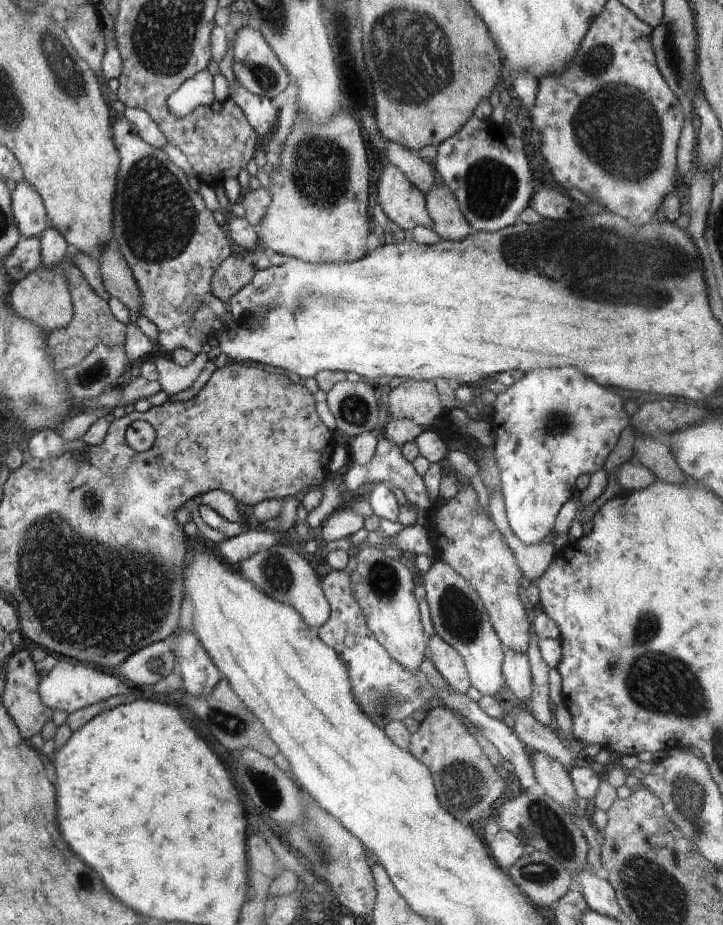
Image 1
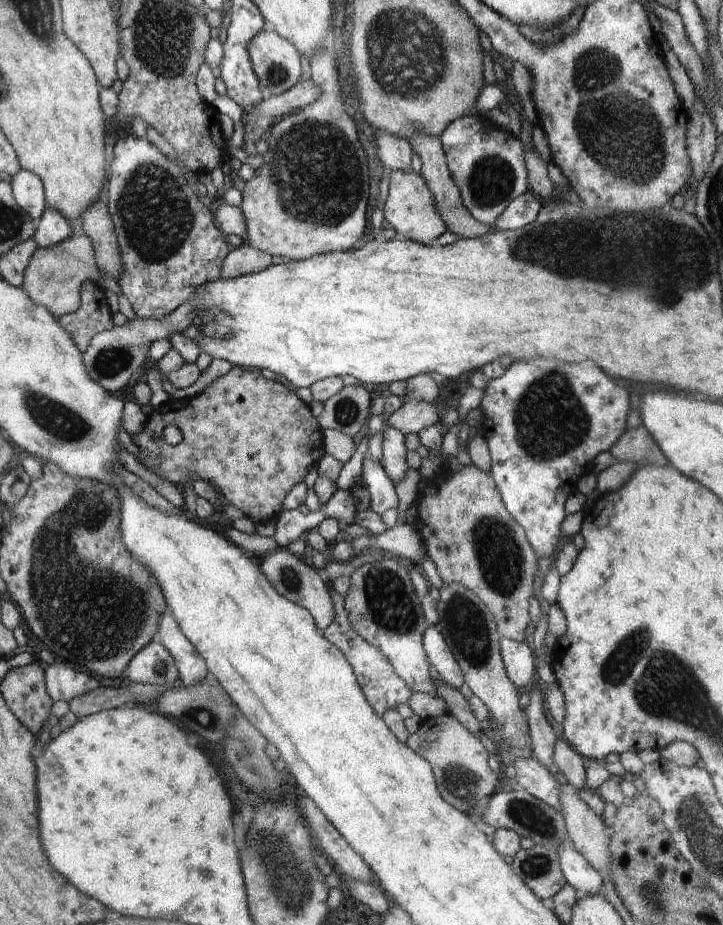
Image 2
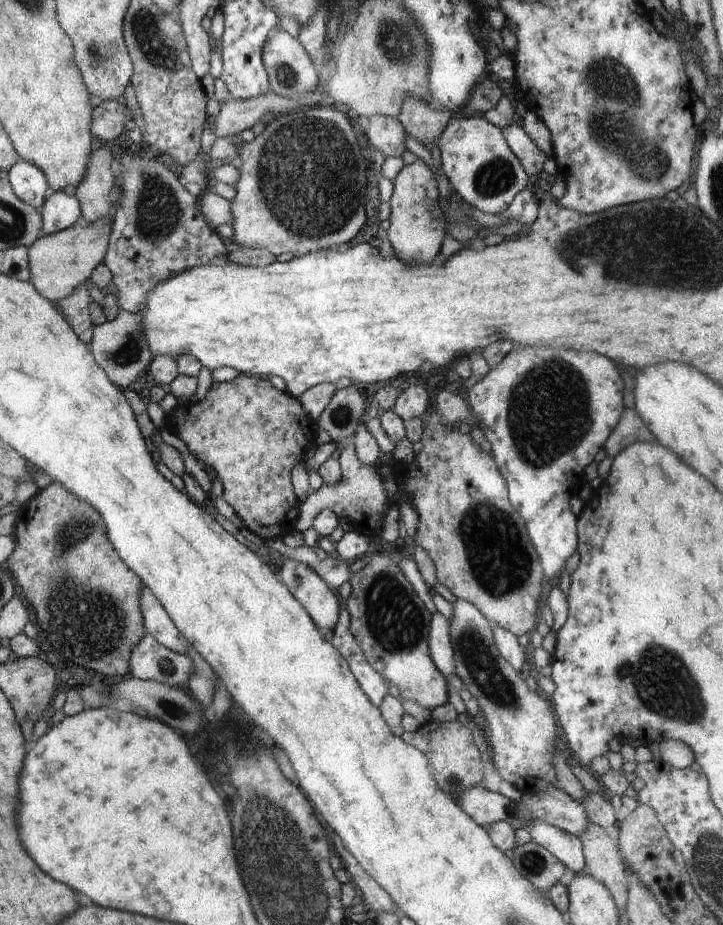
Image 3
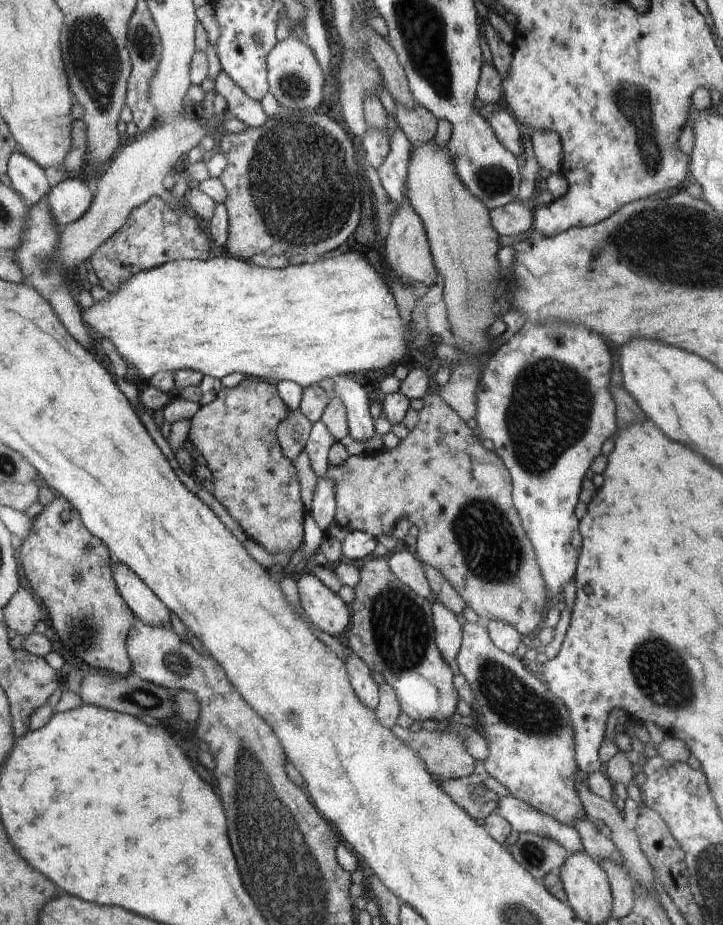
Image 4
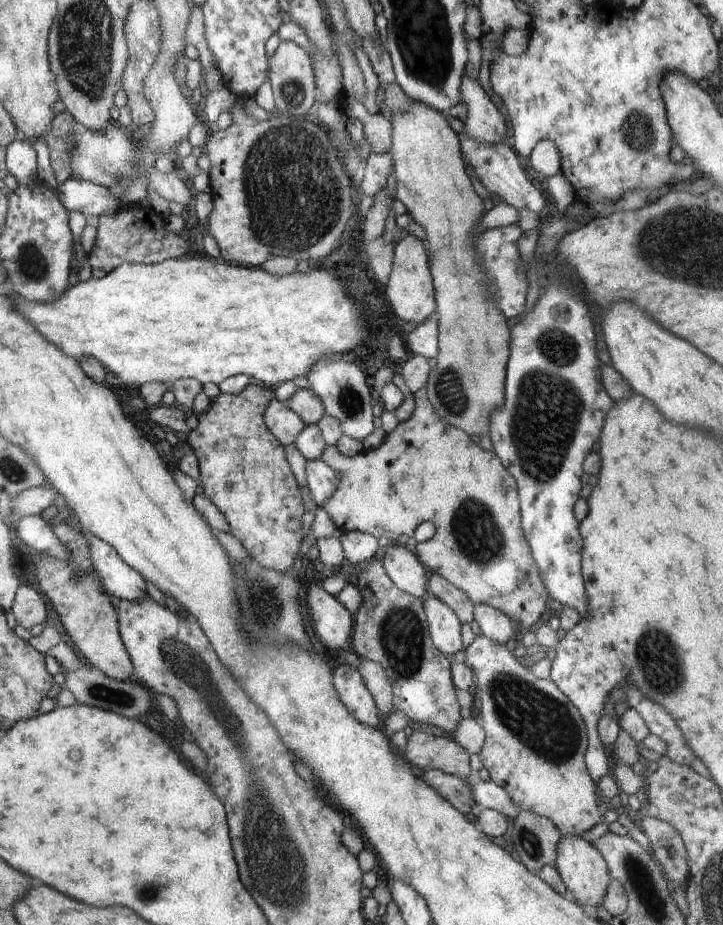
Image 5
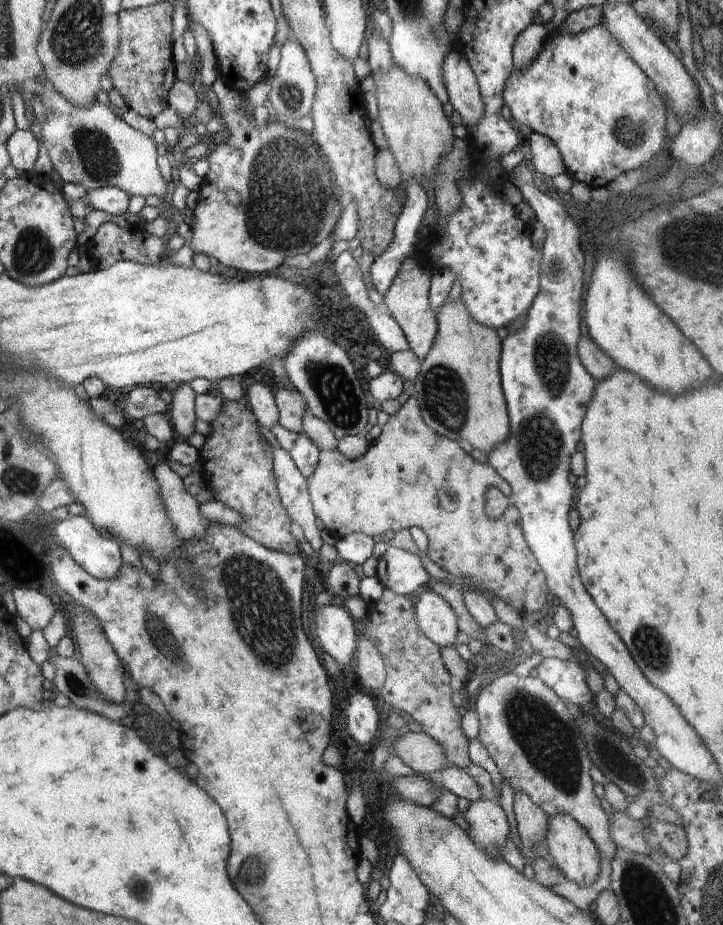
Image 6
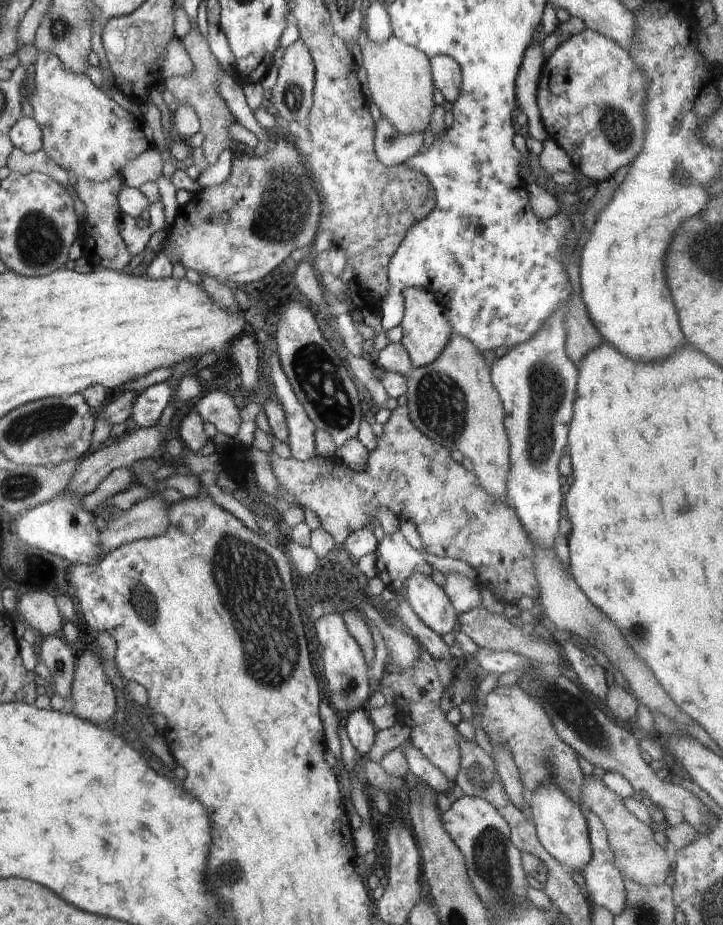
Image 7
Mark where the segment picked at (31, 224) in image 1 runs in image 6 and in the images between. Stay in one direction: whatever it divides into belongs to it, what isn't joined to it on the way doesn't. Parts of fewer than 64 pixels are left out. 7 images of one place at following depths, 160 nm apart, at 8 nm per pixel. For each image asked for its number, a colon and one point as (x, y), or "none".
2: (28, 191)
3: (29, 184)
4: (28, 179)
5: (21, 159)
6: (23, 145)

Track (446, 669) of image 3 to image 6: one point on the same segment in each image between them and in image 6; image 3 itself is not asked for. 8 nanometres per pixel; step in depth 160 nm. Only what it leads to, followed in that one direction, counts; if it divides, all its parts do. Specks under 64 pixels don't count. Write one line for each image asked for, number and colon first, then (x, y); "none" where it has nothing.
4: (448, 635)
5: (444, 627)
6: (436, 618)

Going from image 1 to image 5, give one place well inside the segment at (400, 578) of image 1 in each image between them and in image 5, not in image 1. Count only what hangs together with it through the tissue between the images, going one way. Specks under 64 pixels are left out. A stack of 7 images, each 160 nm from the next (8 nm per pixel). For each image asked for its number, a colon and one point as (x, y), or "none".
2: (381, 604)
3: (391, 624)
4: (391, 631)
5: (390, 627)

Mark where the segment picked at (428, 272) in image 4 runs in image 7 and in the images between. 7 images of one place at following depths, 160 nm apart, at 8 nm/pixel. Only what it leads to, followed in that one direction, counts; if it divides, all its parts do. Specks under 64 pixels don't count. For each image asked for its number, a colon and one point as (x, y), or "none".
5: (410, 291)
6: (407, 299)
7: (426, 331)

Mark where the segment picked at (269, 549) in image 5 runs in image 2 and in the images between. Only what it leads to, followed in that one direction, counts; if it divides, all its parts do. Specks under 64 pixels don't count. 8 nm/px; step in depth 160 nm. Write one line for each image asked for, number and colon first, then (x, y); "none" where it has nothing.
2: (253, 438)
3: (252, 434)
4: (236, 433)

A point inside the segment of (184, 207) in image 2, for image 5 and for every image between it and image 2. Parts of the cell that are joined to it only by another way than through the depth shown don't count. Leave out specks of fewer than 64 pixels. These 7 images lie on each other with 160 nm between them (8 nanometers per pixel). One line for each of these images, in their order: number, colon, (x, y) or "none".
3: (158, 230)
4: (154, 234)
5: (135, 234)

